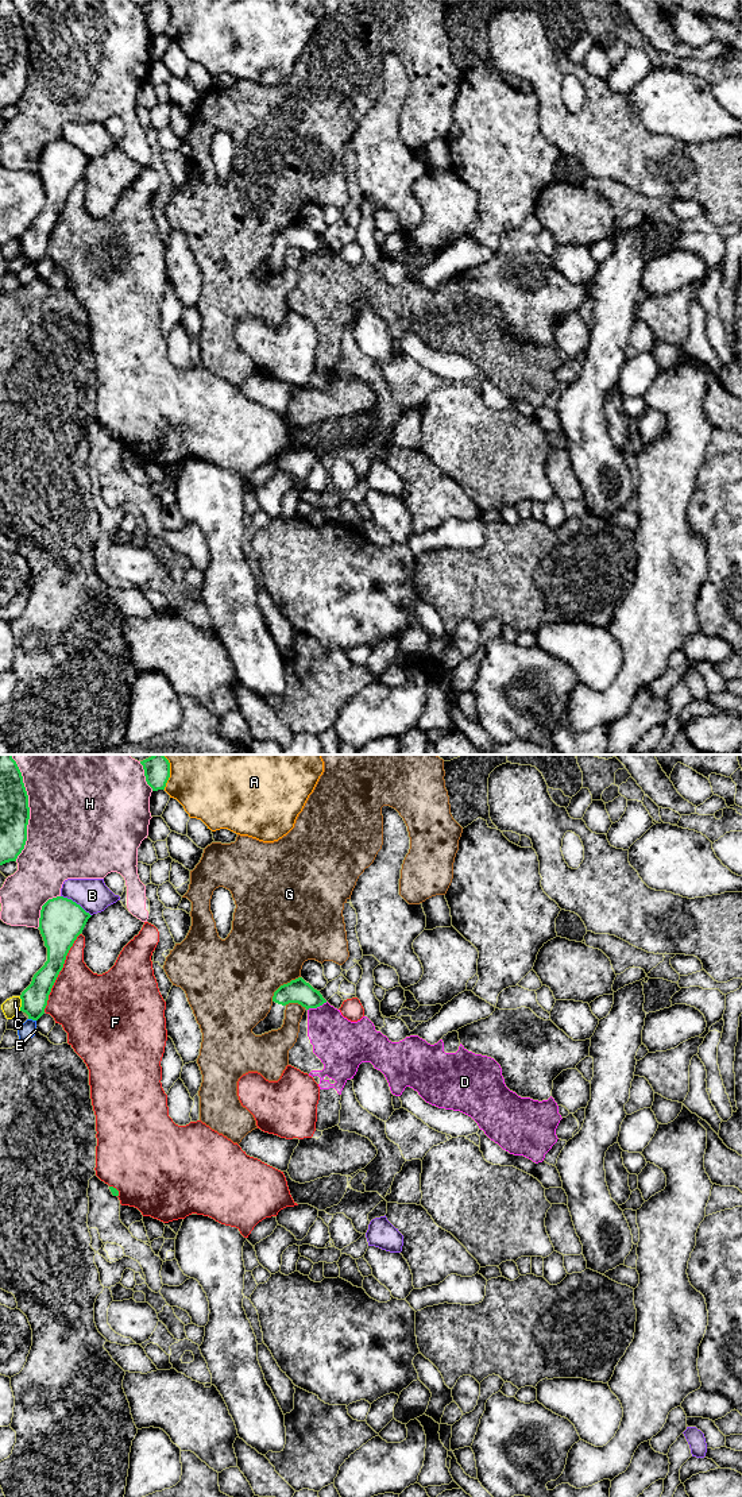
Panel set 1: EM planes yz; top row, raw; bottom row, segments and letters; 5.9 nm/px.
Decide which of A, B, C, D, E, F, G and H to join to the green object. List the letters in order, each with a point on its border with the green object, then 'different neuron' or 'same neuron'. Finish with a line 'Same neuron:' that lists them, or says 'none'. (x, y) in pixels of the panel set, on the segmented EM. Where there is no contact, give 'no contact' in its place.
A: contact yz (169, 772); different neuron
B: contact yz (74, 902); different neuron
C: contact yz (22, 1003); different neuron
D: contact yz (317, 1006); different neuron
E: contact yz (33, 1019); different neuron
F: contact yz (60, 971); different neuron
G: contact yz (283, 984); different neuron
H: contact yz (29, 807); different neuron
Same neuron: none

